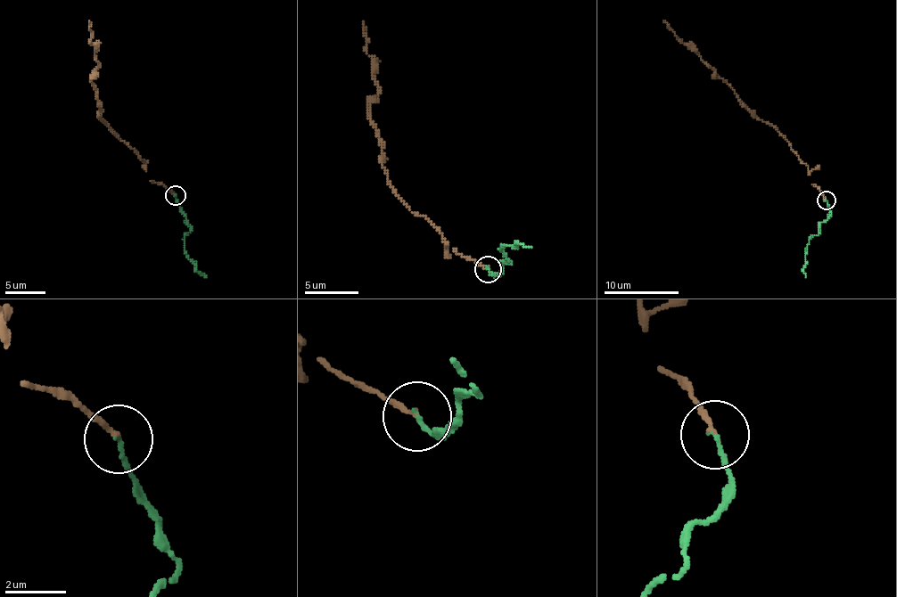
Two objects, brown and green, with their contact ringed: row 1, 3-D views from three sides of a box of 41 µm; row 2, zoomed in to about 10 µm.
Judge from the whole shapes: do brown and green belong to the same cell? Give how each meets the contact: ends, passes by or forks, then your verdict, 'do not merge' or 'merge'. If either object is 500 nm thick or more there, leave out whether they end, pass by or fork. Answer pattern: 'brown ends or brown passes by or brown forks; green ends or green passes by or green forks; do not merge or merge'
brown ends; green ends; merge

